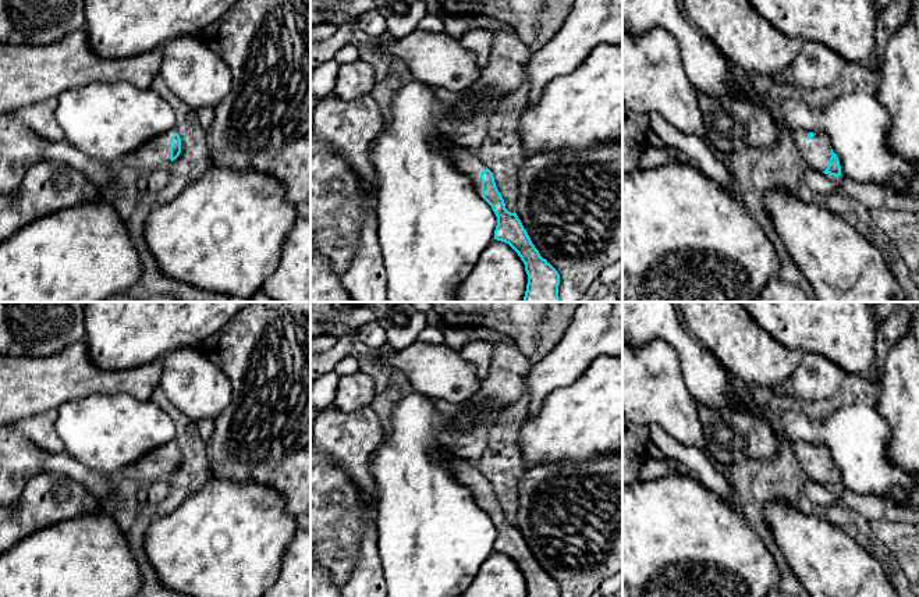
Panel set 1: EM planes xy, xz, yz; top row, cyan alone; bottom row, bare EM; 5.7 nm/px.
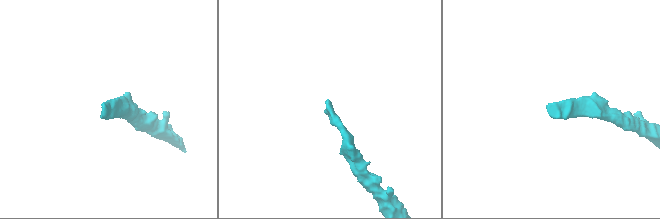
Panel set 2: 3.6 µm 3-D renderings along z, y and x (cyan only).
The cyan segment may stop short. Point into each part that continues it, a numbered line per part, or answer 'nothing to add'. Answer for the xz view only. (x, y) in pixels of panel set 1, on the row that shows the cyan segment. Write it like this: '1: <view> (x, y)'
1: xz (467, 162)

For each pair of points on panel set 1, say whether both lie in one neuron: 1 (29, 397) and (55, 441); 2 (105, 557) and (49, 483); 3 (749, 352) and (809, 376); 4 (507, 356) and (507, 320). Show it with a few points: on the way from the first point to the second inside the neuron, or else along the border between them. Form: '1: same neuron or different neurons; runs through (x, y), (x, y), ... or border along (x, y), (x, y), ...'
1: different neurons; border along (56, 408), (24, 416), (14, 425)
2: different neurons; border along (100, 510), (53, 522), (43, 529)
3: different neurons; border along (804, 354), (792, 375), (772, 388)
4: different neurons; border along (500, 333), (504, 336)

